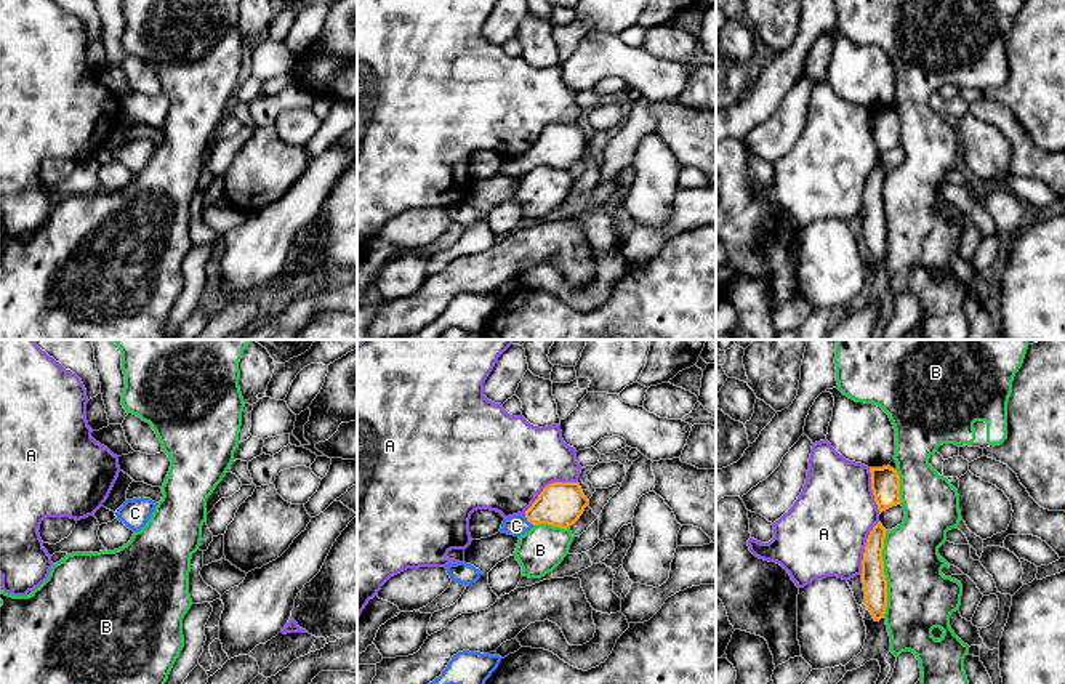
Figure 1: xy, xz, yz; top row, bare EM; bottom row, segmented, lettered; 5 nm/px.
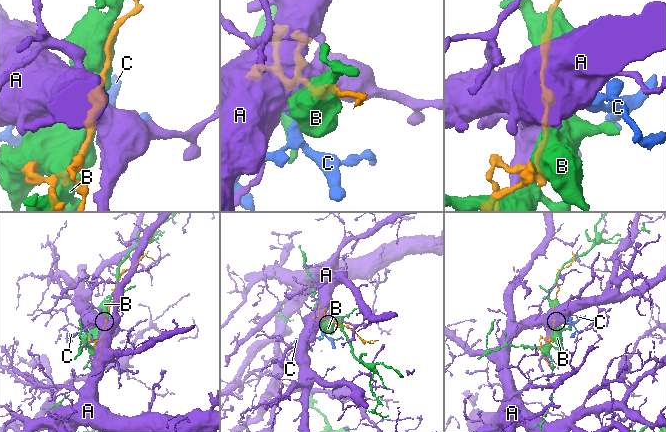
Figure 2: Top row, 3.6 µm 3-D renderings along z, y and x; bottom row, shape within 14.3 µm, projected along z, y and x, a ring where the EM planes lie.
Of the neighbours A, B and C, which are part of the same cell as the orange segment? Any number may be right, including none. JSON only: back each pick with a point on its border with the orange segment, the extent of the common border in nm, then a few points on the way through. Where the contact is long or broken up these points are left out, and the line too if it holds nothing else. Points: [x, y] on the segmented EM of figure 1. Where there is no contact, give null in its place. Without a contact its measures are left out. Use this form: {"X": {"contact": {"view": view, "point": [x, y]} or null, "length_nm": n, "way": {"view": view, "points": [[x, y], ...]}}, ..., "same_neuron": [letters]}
{"C": {"contact": {"view": "xz", "point": [529, 521]}, "length_nm": 80, "way": {"view": "xz", "points": [[561, 503], [537, 513], [529, 521], [516, 526]]}}, "same_neuron": ["C"]}

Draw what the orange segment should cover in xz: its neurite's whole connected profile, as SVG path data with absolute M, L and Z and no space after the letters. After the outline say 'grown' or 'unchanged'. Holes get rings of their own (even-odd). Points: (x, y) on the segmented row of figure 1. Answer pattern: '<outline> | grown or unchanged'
M553 482L524 514L504 519L500 532L520 537L538 524L570 529L588 505L589 500L578 482Z | grown

